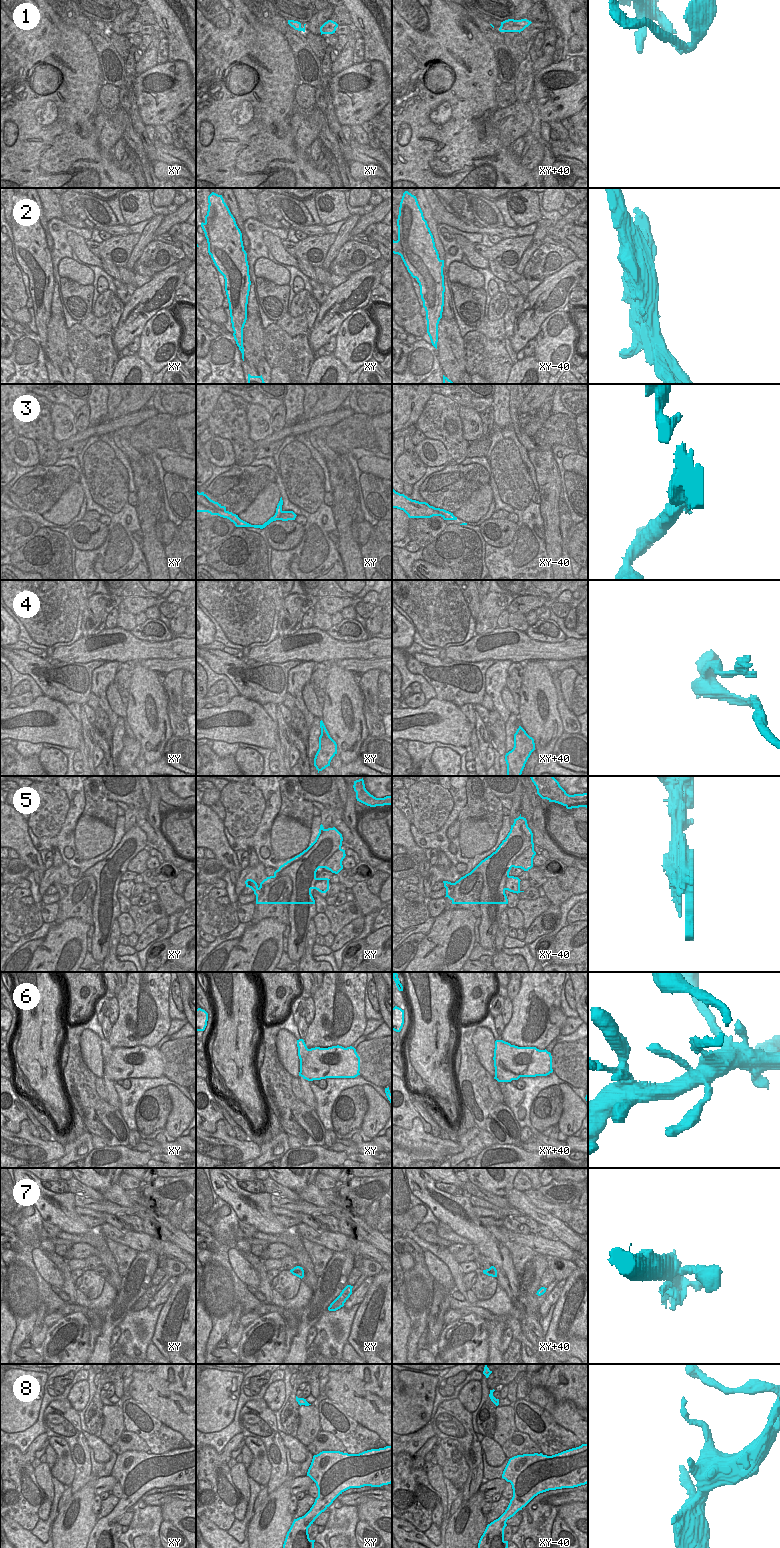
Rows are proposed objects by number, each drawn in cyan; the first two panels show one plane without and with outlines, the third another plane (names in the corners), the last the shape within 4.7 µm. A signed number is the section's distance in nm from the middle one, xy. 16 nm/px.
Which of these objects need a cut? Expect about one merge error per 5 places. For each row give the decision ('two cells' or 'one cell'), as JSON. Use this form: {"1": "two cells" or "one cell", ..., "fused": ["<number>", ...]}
{"1": "one cell", "2": "two cells", "3": "one cell", "4": "two cells", "5": "two cells", "6": "one cell", "7": "one cell", "8": "one cell", "fused": ["2", "4", "5"]}

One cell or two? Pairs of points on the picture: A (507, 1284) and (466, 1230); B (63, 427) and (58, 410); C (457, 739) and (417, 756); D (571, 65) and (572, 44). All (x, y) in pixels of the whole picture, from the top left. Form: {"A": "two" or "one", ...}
{"A": "one", "B": "one", "C": "two", "D": "two"}

